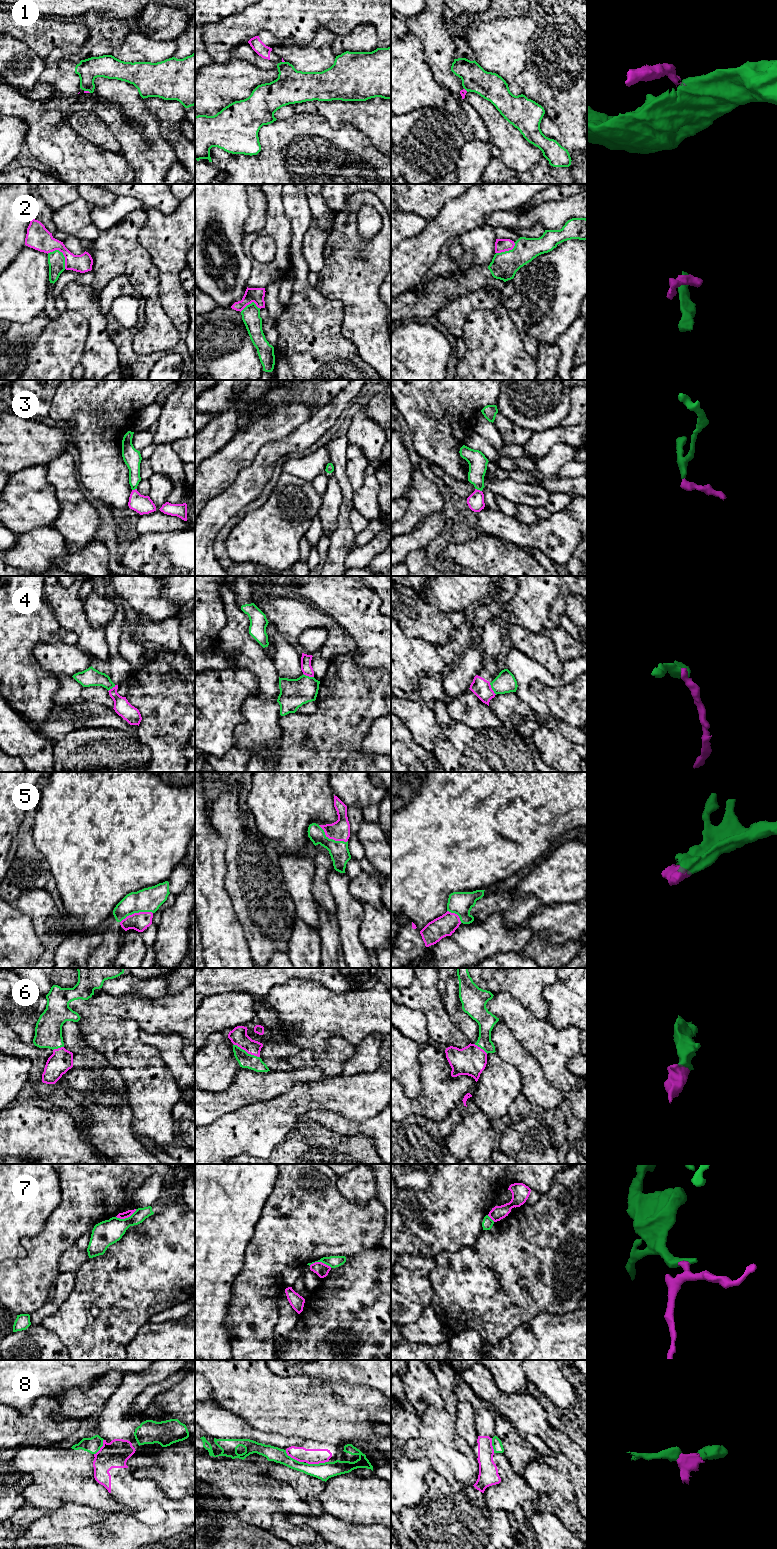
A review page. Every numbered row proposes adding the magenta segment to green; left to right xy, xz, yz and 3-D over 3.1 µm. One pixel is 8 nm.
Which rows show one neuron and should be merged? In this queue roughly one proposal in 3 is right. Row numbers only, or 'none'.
3, 5, 6

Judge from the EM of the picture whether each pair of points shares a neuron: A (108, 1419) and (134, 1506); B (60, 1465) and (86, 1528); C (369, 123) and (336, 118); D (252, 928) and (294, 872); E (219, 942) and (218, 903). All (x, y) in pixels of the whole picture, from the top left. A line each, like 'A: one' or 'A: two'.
A: one
B: two
C: one
D: two
E: one

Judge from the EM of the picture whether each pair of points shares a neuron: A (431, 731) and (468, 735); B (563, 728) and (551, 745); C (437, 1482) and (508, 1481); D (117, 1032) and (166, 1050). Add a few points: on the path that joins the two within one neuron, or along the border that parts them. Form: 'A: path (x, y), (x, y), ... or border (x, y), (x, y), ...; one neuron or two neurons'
A: border (443, 728), (444, 738), (435, 740), (433, 751); two neurons
B: border (541, 724), (559, 731), (574, 744); two neurons
C: border (493, 1459), (500, 1481), (485, 1489), (485, 1498); two neurons
D: border (142, 1042), (152, 1045), (161, 1056); two neurons

